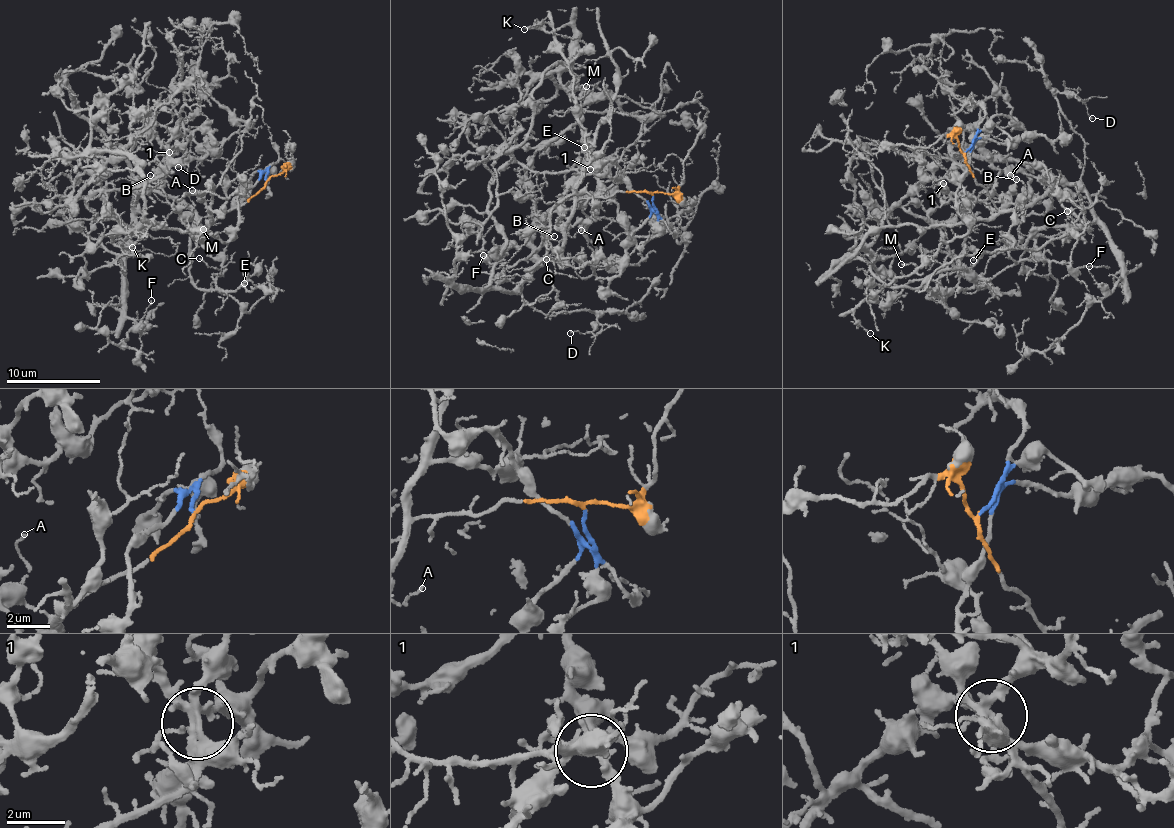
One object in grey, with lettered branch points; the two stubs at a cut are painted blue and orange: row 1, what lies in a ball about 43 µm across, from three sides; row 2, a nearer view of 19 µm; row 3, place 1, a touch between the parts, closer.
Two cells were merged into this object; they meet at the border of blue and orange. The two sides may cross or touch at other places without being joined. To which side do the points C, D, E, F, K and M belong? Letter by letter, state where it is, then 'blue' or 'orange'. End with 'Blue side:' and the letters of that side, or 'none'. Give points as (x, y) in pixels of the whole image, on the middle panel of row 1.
C: at (546, 259); orange
D: at (570, 333); orange
E: at (584, 147); orange
F: at (483, 255); orange
K: at (524, 29); blue
M: at (586, 86); blue
Blue side: K, M

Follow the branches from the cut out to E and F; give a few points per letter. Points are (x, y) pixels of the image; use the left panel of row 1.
E: (267, 180), (225, 210), (207, 233), (194, 229), (192, 283), (223, 291), (255, 285), (245, 282)
F: (267, 180), (207, 233), (195, 213), (158, 189), (143, 190), (124, 267), (137, 328), (151, 300)

